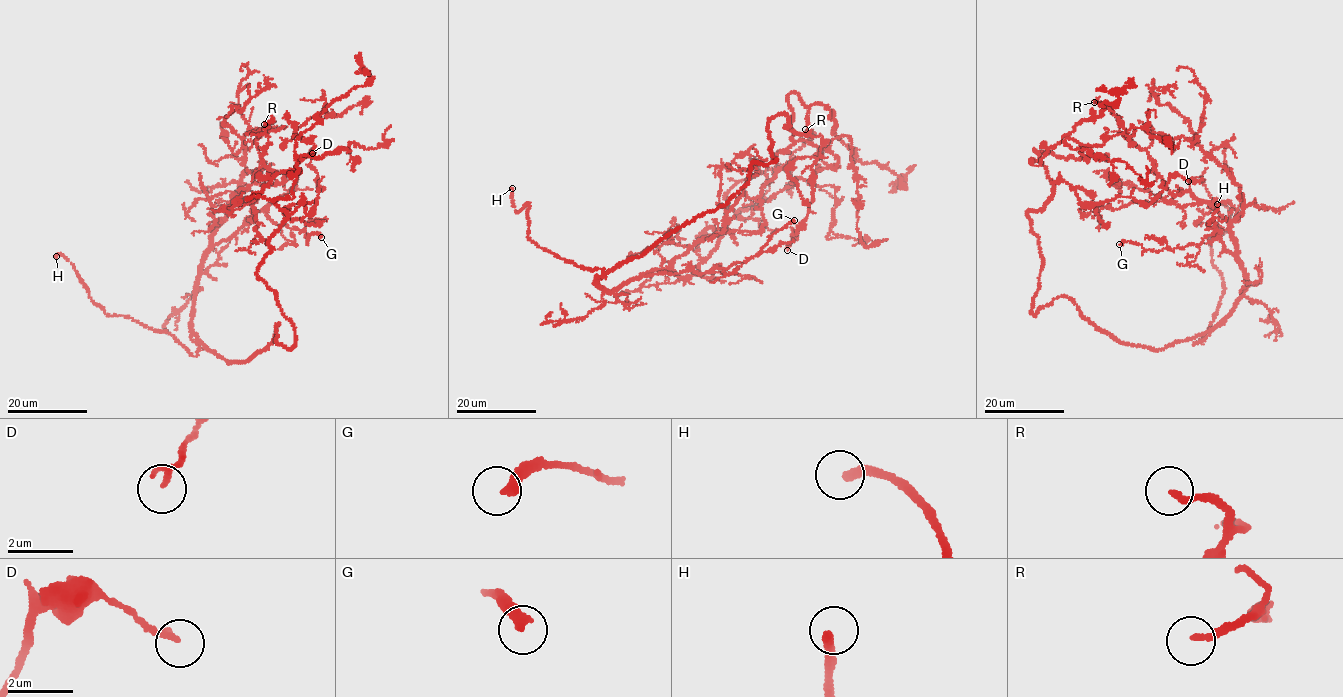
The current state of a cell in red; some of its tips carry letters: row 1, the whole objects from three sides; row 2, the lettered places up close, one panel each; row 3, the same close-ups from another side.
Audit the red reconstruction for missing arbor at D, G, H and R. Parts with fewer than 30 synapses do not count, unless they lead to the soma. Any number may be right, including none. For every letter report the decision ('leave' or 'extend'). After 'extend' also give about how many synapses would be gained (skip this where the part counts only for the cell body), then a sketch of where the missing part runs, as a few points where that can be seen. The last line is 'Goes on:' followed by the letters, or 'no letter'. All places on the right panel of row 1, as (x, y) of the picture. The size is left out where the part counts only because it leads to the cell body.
D: leave
G: leave
H: extend; course (1217, 204), (1190, 214), (1173, 226), (1178, 225)
R: leave
Goes on: H

